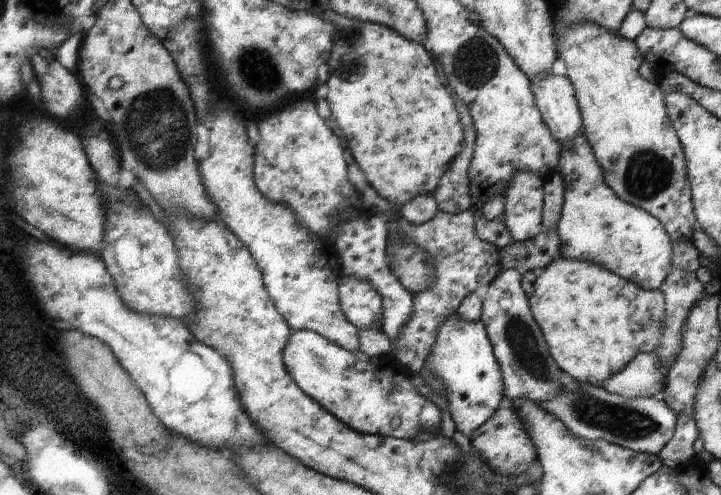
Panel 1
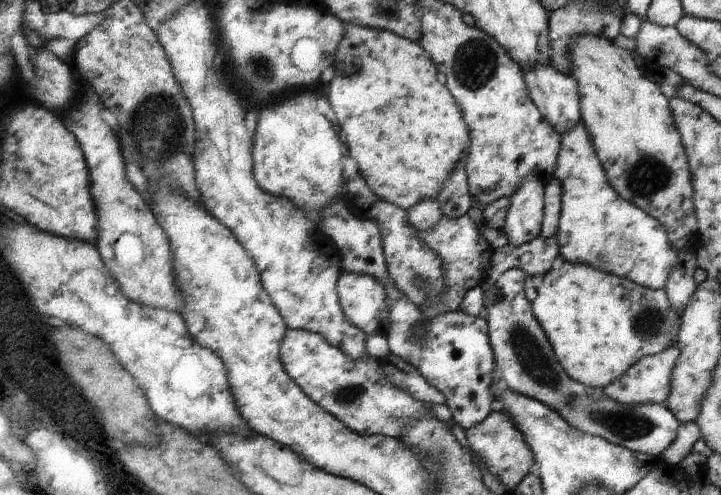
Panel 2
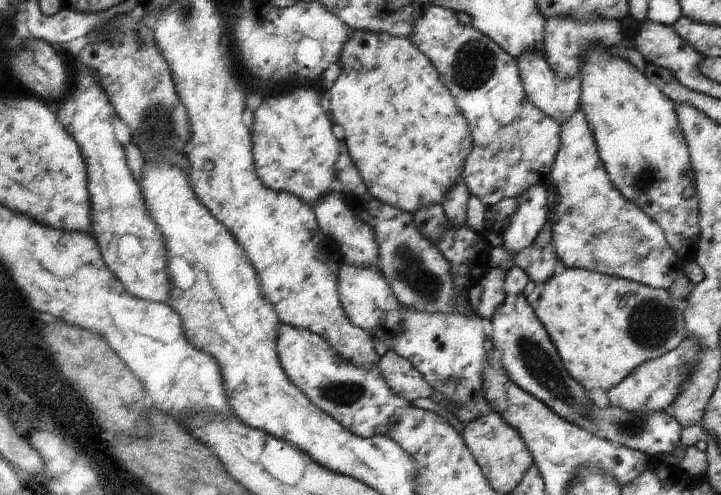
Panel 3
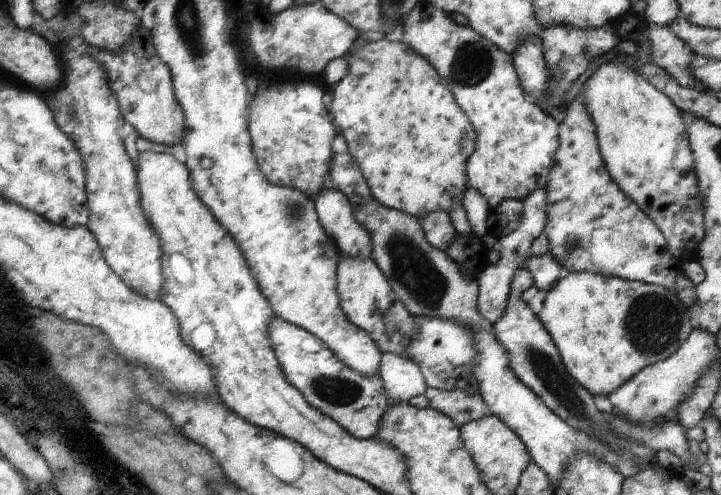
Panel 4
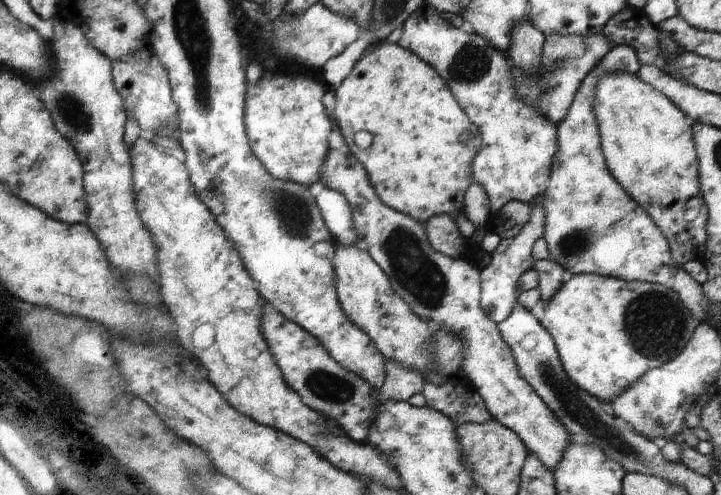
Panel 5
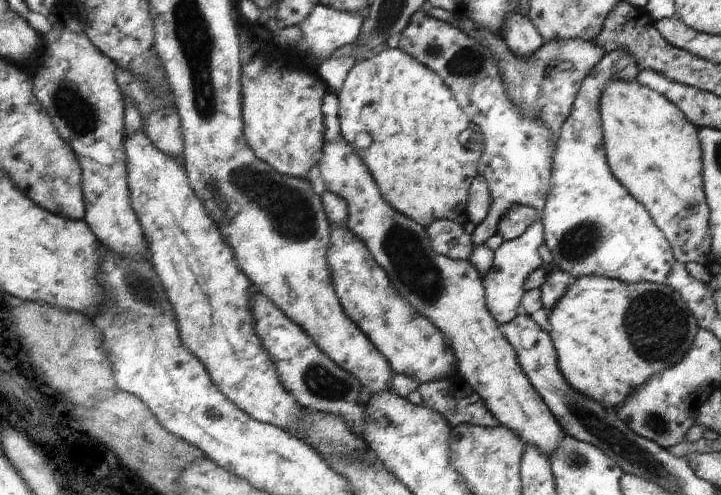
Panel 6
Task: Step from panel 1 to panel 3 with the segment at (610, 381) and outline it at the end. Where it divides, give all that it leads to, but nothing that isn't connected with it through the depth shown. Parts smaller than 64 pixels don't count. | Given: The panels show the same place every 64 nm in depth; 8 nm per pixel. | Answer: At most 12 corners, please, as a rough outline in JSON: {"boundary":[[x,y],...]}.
{"boundary":[[684,338],[607,390],[609,405],[637,416],[666,411],[699,358]]}

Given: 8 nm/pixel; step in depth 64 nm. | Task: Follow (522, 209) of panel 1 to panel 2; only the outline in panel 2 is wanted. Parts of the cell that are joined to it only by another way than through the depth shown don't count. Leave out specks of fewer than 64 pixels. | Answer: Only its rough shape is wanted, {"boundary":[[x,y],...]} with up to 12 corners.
{"boundary":[[523,178],[509,196],[502,228],[507,246],[539,235],[544,184]]}

